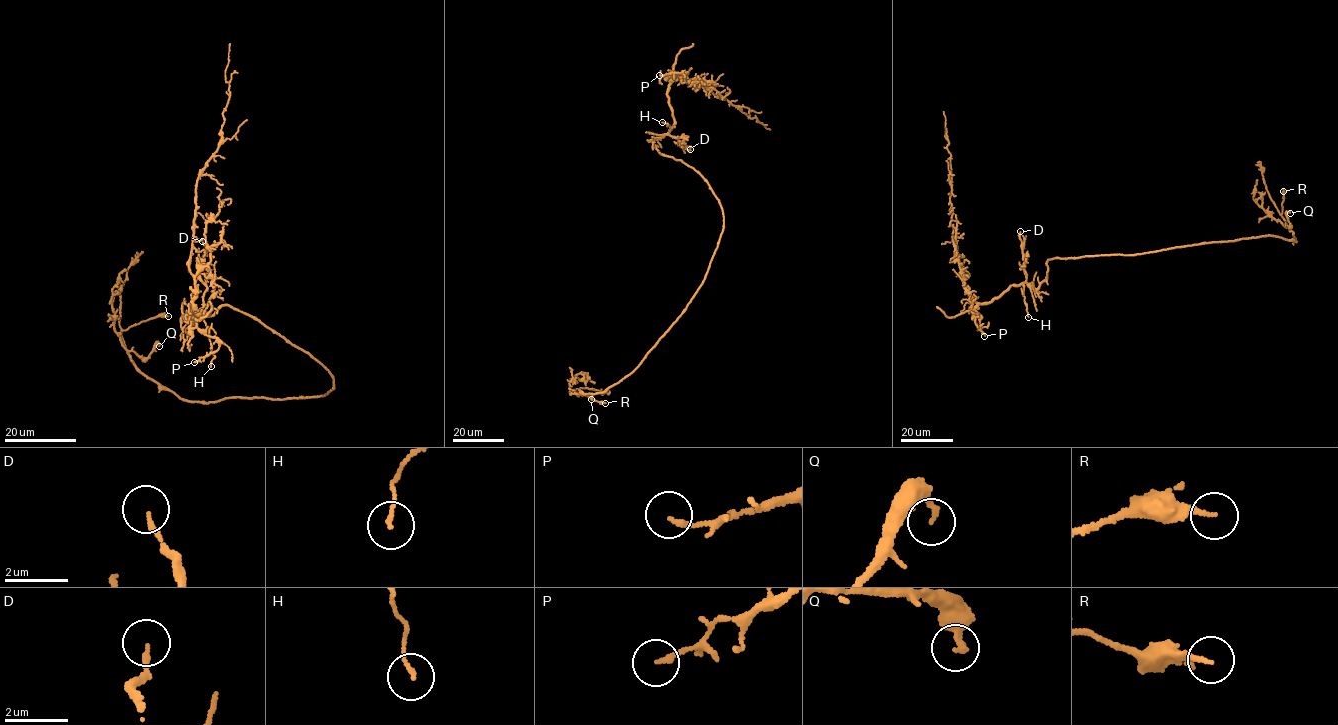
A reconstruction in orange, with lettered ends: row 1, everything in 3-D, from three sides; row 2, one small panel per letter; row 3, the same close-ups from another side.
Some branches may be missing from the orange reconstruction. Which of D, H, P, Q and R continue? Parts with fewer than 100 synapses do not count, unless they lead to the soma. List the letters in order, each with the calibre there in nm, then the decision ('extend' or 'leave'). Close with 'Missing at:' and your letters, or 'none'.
D: 140 nm | leave
H: 120 nm | leave
P: 150 nm | leave
Q: 180 nm | leave
R: 160 nm | leave
Missing at: none

